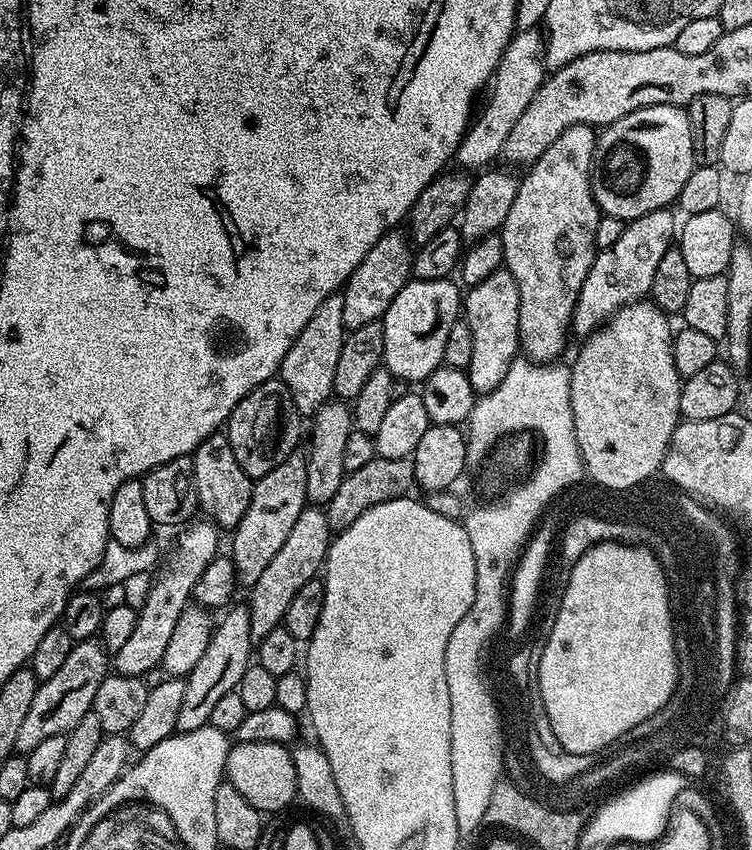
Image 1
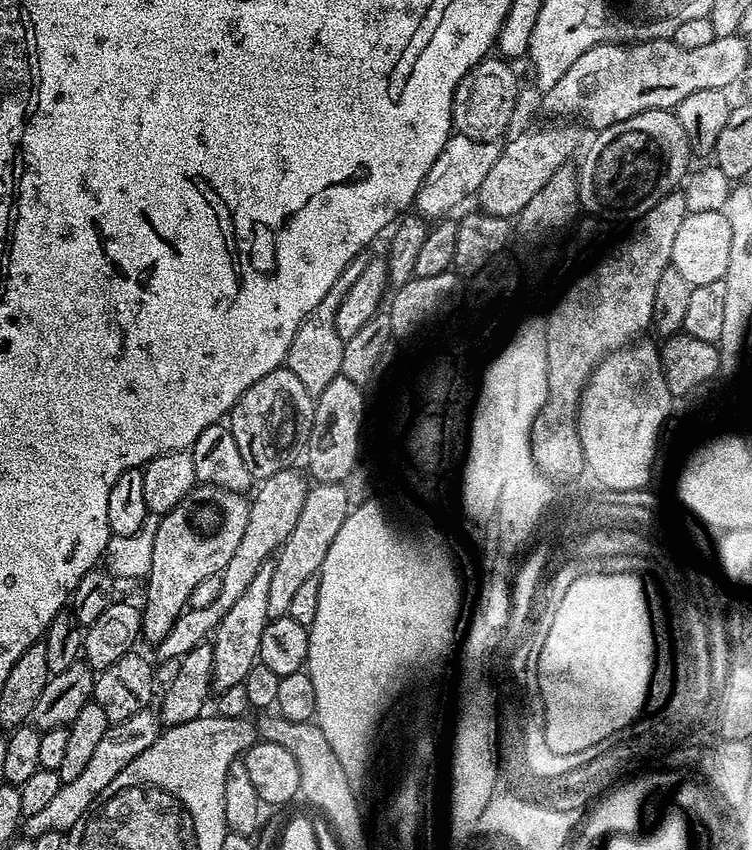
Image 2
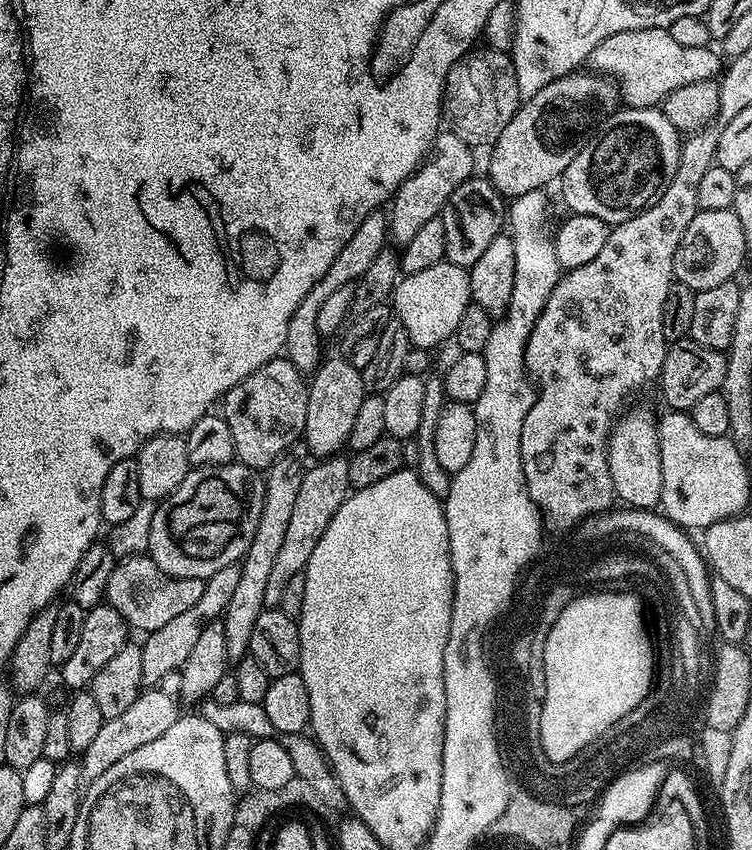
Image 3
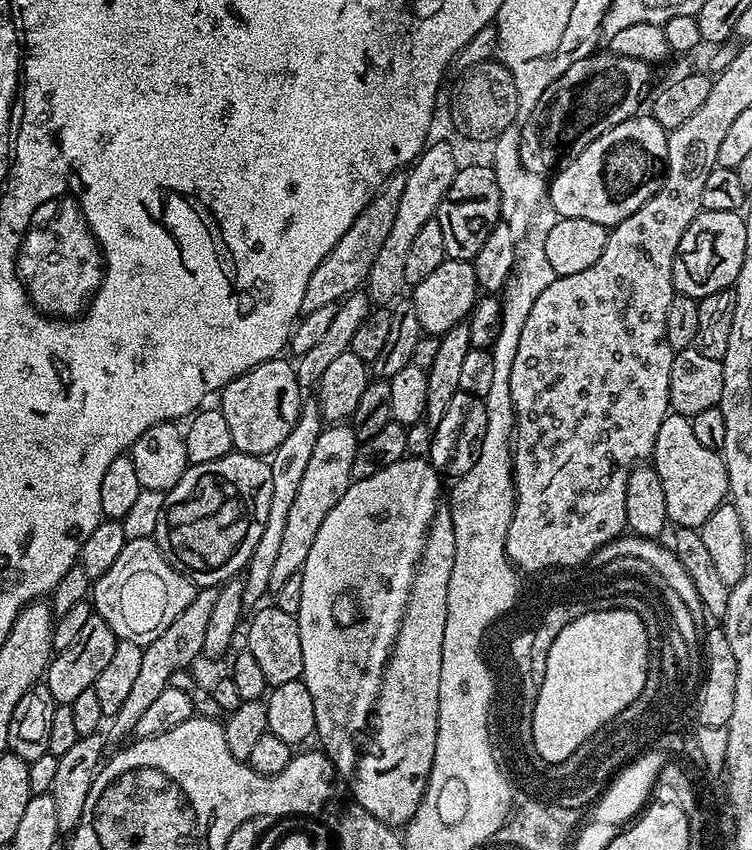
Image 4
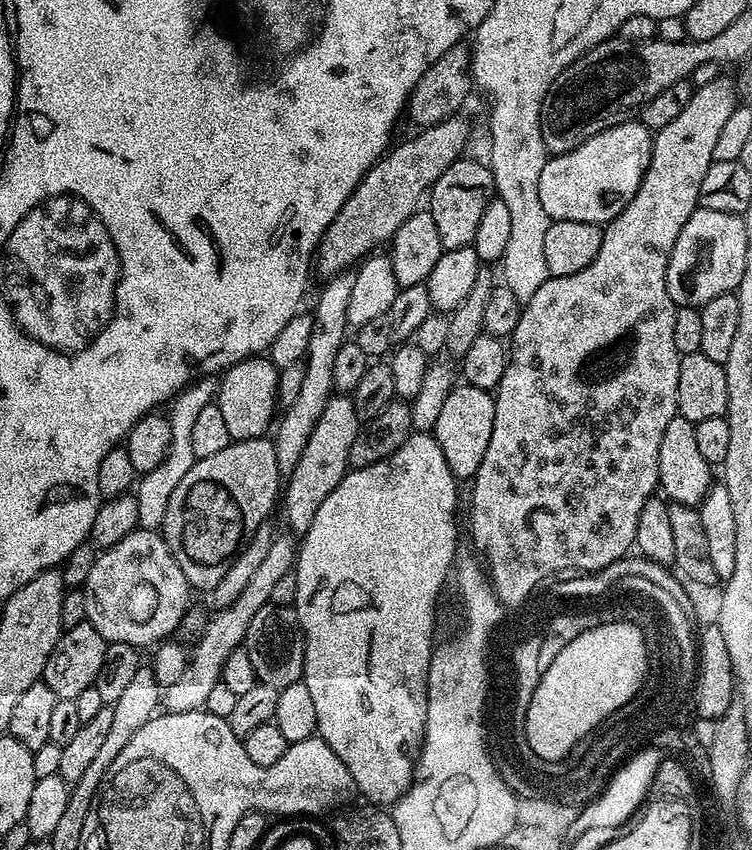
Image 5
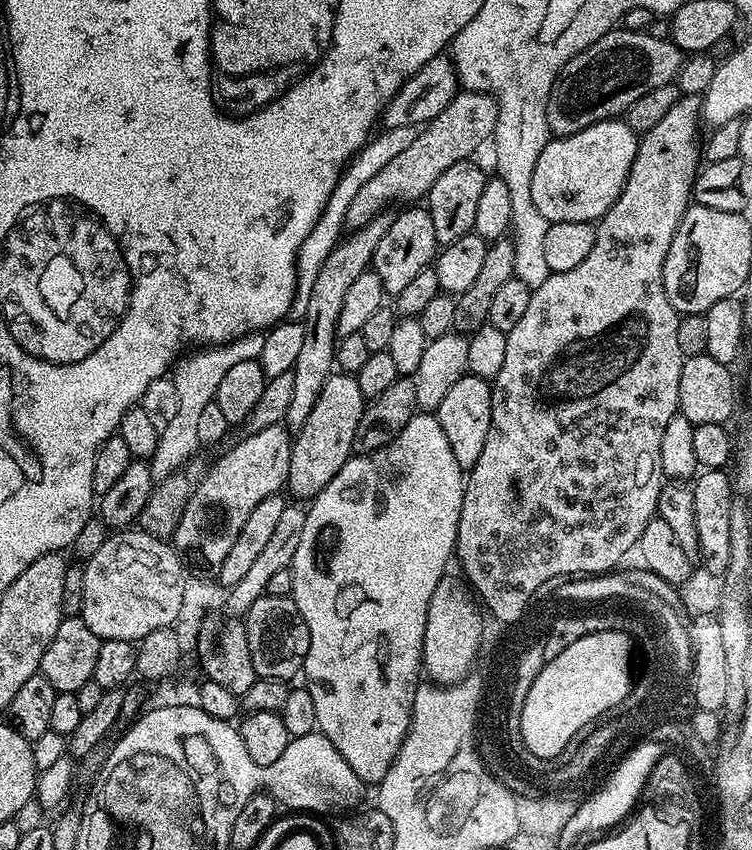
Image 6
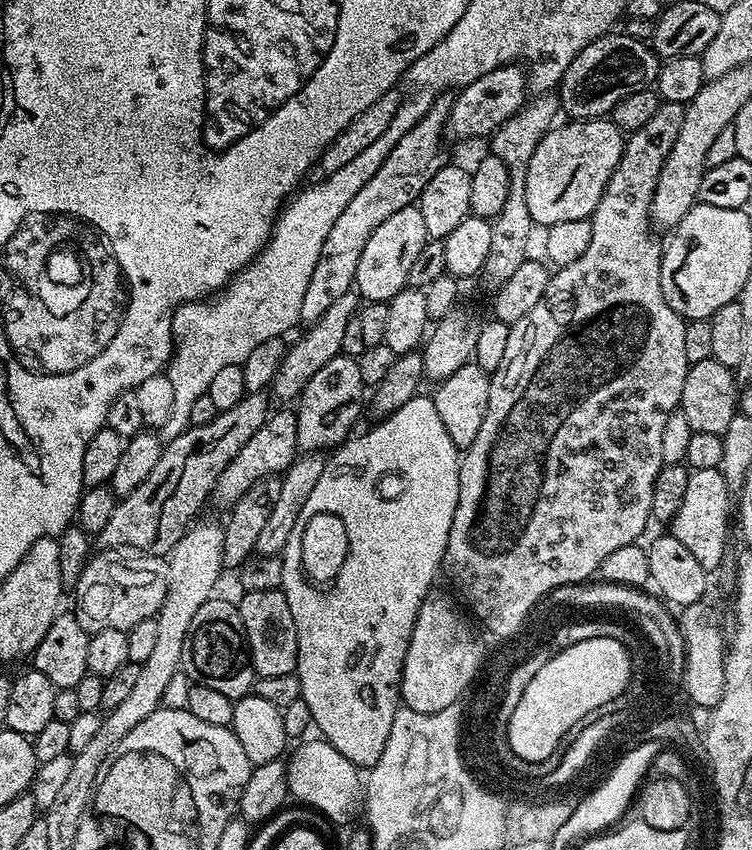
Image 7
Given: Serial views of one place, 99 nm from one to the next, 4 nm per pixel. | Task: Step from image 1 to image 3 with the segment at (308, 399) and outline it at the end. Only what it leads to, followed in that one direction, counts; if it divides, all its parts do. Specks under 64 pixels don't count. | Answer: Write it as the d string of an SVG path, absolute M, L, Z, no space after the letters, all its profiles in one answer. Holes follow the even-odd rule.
M373 214L366 217L362 226L354 230L354 238L350 238L350 242L346 242L342 250L338 250L338 258L334 258L330 270L326 270L326 274L322 274L322 278L318 278L318 282L310 288L310 294L306 294L302 302L298 302L298 310L294 310L288 327L286 358L301 374L314 373L322 363L322 337L318 330L318 312L322 310L322 302L326 302L326 298L330 298L334 290L342 290L342 286L347 284L355 285L364 272L374 266L374 258L378 258L378 254L385 251L384 239L387 241L389 236L389 221L383 215L380 217L380 214Z

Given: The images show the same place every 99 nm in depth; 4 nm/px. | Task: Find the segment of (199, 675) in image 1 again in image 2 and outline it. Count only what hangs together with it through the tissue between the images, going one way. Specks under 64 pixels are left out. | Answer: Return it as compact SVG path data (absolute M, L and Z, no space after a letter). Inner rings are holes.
M271 563L261 565L250 586L240 597L234 601L234 606L226 610L222 622L218 622L216 631L210 637L212 645L212 687L213 693L219 694L230 686L243 684L246 674L258 663L260 651L258 642L262 640L262 630L269 622L266 614L266 594L270 592L270 574L272 573Z

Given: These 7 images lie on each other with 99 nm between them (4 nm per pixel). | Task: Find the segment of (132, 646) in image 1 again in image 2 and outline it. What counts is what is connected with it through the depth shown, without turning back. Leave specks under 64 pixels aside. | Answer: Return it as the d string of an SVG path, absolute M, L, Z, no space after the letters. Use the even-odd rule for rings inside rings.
M197 483L190 494L186 494L186 498L182 498L182 502L174 506L174 510L160 517L160 525L154 534L154 559L150 561L150 570L146 577L148 589L144 592L144 604L142 603L140 636L143 642L145 640L149 646L160 644L180 613L188 608L188 599L190 594L194 594L194 586L198 586L202 578L219 576L223 572L226 562L230 562L234 549L242 538L247 517L248 500L241 493L201 483Z

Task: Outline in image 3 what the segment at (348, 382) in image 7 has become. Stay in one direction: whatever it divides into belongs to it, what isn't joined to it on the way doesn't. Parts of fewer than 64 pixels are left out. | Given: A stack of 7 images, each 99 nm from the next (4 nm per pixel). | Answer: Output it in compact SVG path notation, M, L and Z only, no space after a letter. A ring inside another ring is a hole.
M321 459L304 473L302 487L298 489L298 498L294 502L294 511L290 514L286 539L282 541L282 550L278 550L274 566L270 569L270 582L266 582L265 608L277 607L282 598L282 590L286 590L286 582L290 582L296 572L303 572L308 567L310 554L314 554L314 546L318 546L318 538L326 534L326 526L330 526L334 514L350 495L348 460L338 459Z

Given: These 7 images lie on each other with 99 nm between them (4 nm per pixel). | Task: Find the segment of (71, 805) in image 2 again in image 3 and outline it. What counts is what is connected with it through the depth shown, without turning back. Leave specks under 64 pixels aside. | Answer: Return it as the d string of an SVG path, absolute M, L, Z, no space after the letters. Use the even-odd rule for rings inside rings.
M164 690L141 691L140 697L133 702L130 710L118 714L118 718L104 721L102 730L98 730L98 734L94 737L94 742L90 742L90 746L82 753L85 781L98 779L103 772L110 770L110 766L114 766L114 762L119 762L122 758L126 758L126 754L138 750L138 746L146 746L146 742L162 738L162 734L166 734L166 730L170 730L170 726L174 726L174 722L180 719L182 708L177 697L173 693L172 697L170 693L160 691Z

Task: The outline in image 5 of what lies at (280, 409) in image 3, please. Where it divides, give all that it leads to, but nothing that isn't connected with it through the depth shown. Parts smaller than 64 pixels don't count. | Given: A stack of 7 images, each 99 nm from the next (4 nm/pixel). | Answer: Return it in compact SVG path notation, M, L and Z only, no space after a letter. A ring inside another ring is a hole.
M264 354L239 360L219 377L214 403L218 406L218 410L222 410L222 419L226 421L226 427L229 428L233 441L261 439L267 433L264 431L268 427L268 431L273 427L274 417L278 412L277 379L277 368Z

